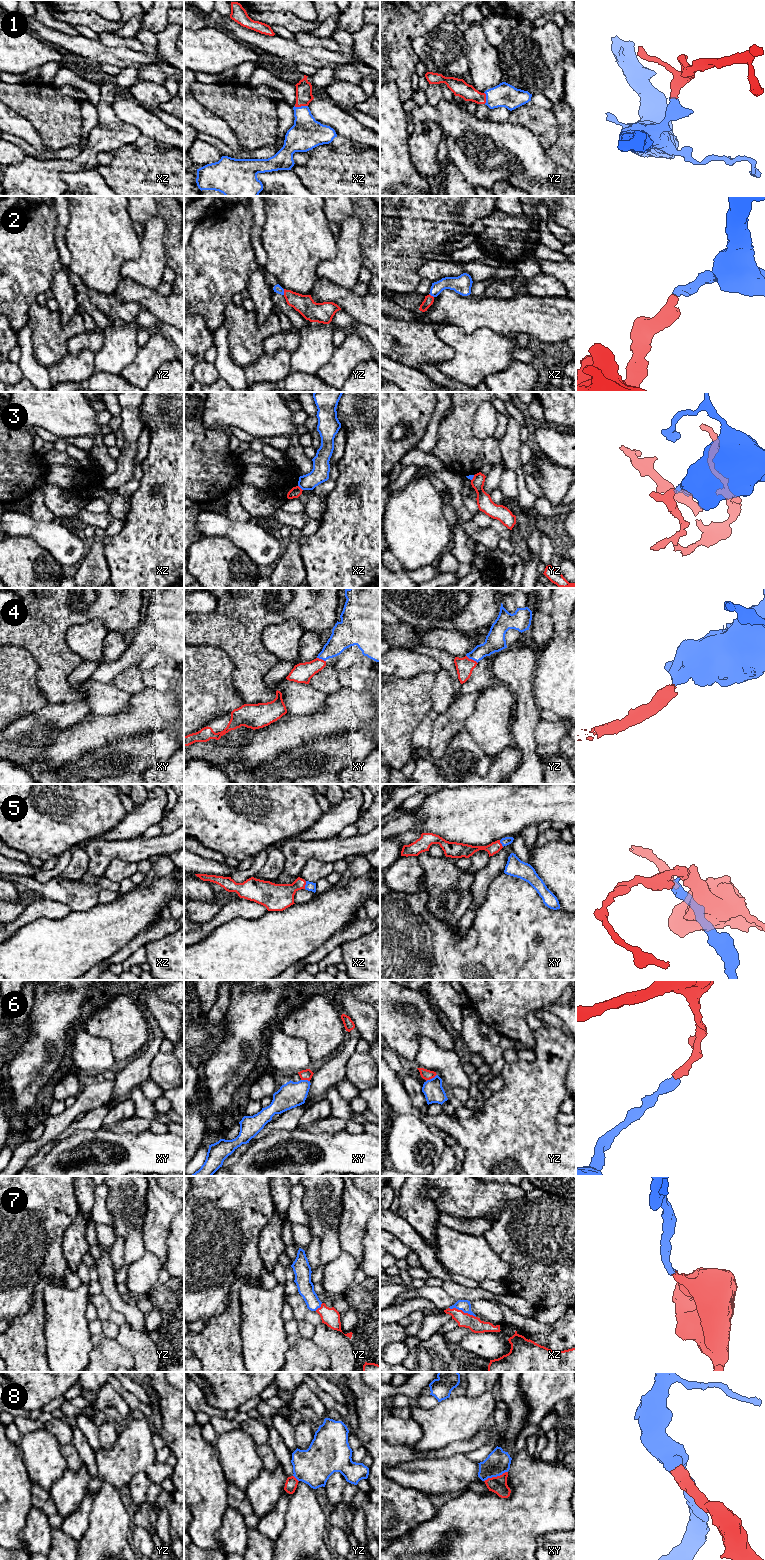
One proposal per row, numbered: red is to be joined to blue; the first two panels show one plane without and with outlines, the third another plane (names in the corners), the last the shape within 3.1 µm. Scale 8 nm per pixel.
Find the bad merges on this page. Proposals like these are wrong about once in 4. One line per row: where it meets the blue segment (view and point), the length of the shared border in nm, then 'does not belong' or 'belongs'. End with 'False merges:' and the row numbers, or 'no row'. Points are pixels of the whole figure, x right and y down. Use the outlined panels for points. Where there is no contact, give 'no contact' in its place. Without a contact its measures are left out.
1: contact xz (301, 106); length 110 nm; belongs
2: contact yz (283, 292); length 50 nm; belongs
3: contact xz (300, 487); length 60 nm; does not belong
4: contact yz (472, 659); length 120 nm; belongs
5: contact xz (305, 885); length 70 nm; belongs
6: contact yz (432, 1078); length 110 nm; does not belong
7: contact xz (462, 1310); length 240 nm; belongs
8: contact xy (495, 1476); length 200 nm; belongs
False merges: 3, 6

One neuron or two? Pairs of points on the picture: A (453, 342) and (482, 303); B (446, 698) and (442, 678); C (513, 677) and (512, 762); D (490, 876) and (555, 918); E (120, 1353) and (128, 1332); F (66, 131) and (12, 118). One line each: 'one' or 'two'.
A: two
B: one
C: two
D: two
E: two
F: two

